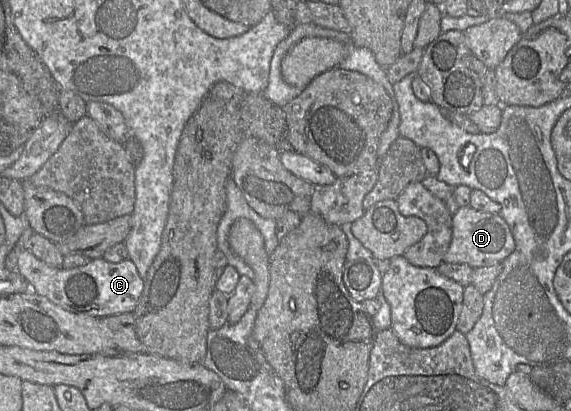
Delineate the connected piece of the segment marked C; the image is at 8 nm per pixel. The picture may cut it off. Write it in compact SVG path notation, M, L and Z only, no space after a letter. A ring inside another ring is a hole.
M23 250L18 256L17 271L30 284L32 292L46 297L67 311L97 318L133 313L144 288L144 279L130 259L112 263L97 258L83 266L65 269L51 267L30 251Z

